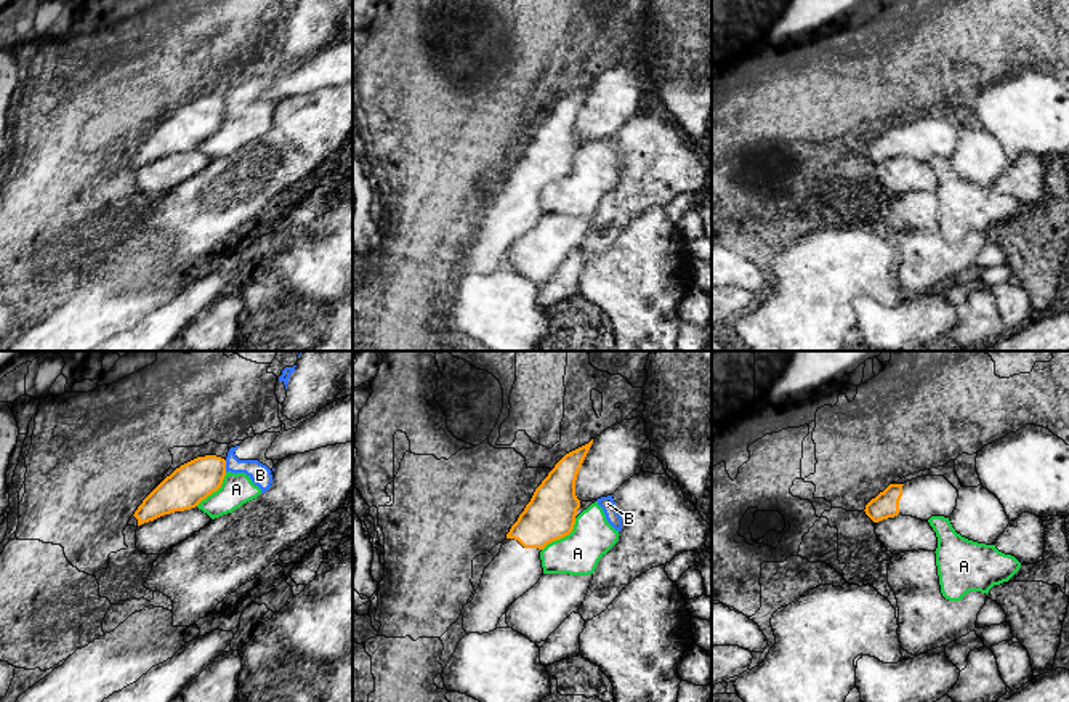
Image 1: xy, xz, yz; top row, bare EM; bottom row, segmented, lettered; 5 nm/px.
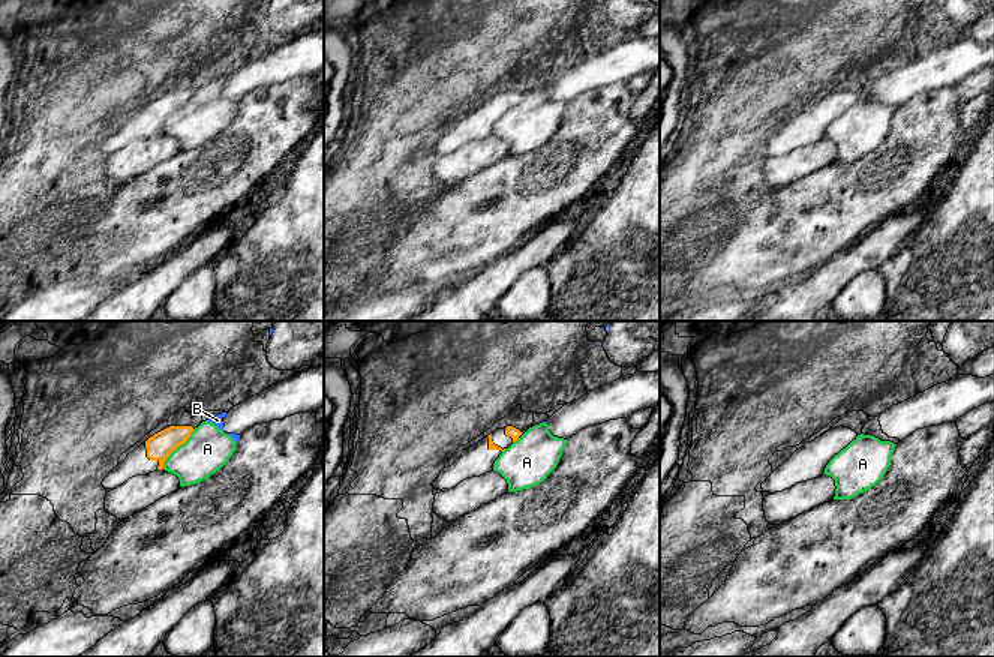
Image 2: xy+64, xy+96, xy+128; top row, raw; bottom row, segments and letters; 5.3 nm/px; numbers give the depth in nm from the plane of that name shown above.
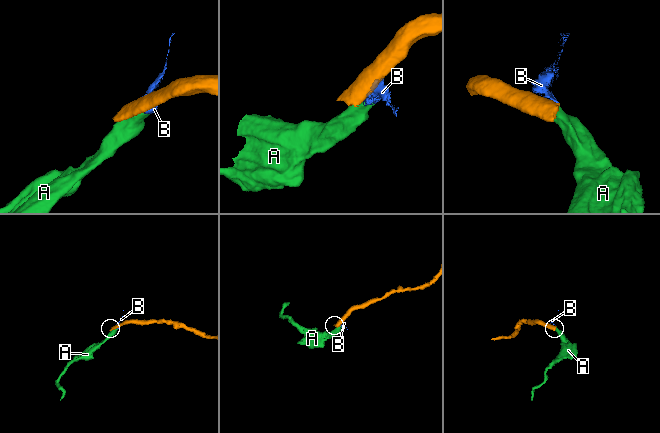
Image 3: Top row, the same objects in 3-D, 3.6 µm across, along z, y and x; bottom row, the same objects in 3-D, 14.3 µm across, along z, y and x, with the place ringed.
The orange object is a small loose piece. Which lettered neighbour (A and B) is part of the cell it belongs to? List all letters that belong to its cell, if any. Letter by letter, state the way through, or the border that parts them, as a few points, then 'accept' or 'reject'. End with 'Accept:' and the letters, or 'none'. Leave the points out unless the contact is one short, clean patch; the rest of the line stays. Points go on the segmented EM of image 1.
A: border along xz (576, 518), (574, 528), (568, 534), (552, 540), (542, 550); reject
B: border along xy (225, 460), (226, 472); reject
Accept: none

